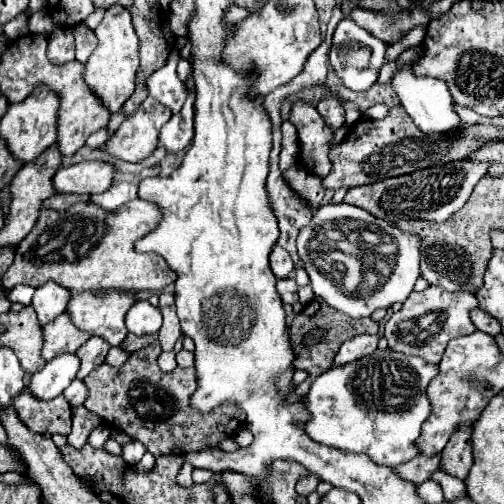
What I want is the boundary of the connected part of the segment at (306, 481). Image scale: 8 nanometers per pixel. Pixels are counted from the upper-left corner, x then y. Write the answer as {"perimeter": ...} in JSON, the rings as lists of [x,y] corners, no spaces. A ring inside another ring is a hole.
{"perimeter":[[[302,476],[302,478],[298,480],[298,484],[296,484],[296,492],[298,492],[300,496],[308,496],[310,492],[316,490],[318,482],[320,482],[320,480],[318,480],[316,476]]]}

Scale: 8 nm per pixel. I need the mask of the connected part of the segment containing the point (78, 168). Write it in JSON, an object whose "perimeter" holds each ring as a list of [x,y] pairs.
{"perimeter":[[[86,160],[68,168],[60,168],[54,174],[54,186],[58,192],[76,194],[102,194],[112,186],[116,168],[102,160]]]}

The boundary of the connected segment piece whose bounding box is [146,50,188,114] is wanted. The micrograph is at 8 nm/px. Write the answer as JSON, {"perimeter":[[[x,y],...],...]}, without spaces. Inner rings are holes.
{"perimeter":[[[172,50],[166,64],[160,70],[156,70],[146,82],[148,94],[152,98],[156,98],[160,104],[168,106],[172,110],[172,114],[178,114],[184,100],[188,98],[188,86],[176,74],[178,60],[180,60],[180,54],[176,50]]]}

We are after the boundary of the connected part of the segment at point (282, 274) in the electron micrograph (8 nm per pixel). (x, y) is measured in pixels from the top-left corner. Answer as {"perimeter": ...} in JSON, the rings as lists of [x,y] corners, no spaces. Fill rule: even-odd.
{"perimeter":[[[274,246],[274,248],[272,248],[272,254],[270,254],[270,268],[272,268],[272,272],[274,272],[280,280],[290,278],[292,270],[294,270],[294,264],[292,264],[292,260],[290,260],[290,254],[288,254],[284,248]]]}

